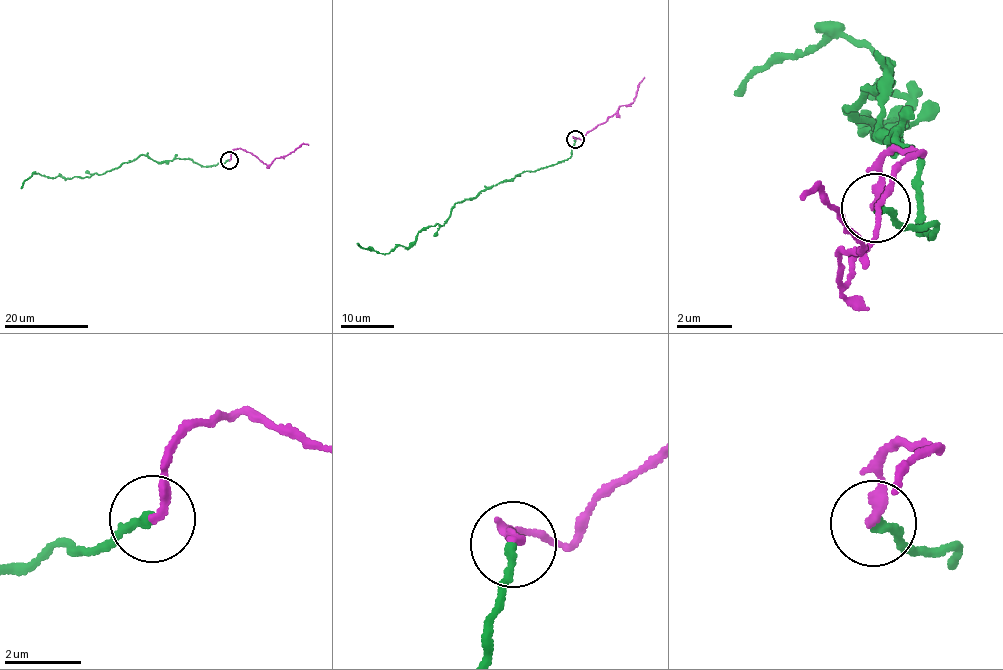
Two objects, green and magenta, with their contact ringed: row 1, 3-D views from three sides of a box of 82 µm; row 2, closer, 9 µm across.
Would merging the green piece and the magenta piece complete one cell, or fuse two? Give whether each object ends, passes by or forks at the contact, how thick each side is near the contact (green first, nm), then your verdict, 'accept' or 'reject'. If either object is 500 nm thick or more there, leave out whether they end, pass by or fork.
green ends | magenta ends | 240/240 nm | accept

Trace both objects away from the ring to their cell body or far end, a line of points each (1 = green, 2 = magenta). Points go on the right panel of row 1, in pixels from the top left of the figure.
1: (873, 209), (934, 236), (883, 59), (848, 107), (884, 136), (905, 97), (831, 33), (733, 94)
2: (873, 209), (881, 158), (922, 153), (902, 161), (847, 286), (841, 249), (865, 250), (823, 188), (799, 197)

